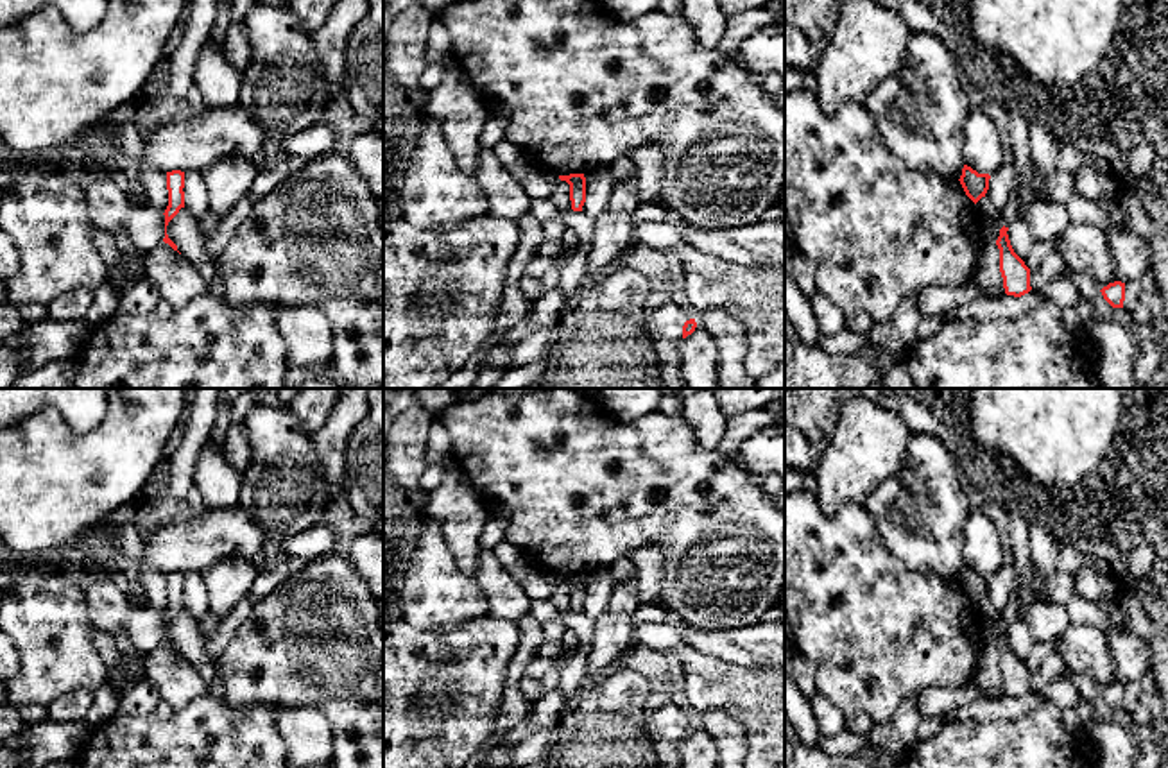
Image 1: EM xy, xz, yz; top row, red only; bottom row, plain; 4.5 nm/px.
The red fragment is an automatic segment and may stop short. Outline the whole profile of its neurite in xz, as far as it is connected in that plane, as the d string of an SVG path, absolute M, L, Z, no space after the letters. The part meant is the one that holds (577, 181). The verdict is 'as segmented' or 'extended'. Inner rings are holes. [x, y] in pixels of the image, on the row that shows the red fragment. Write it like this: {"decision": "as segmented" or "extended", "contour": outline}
{"decision": "as segmented", "contour": "M584 174L559 175L561 181L570 184L570 201L573 211L582 211L586 202L586 177Z"}

